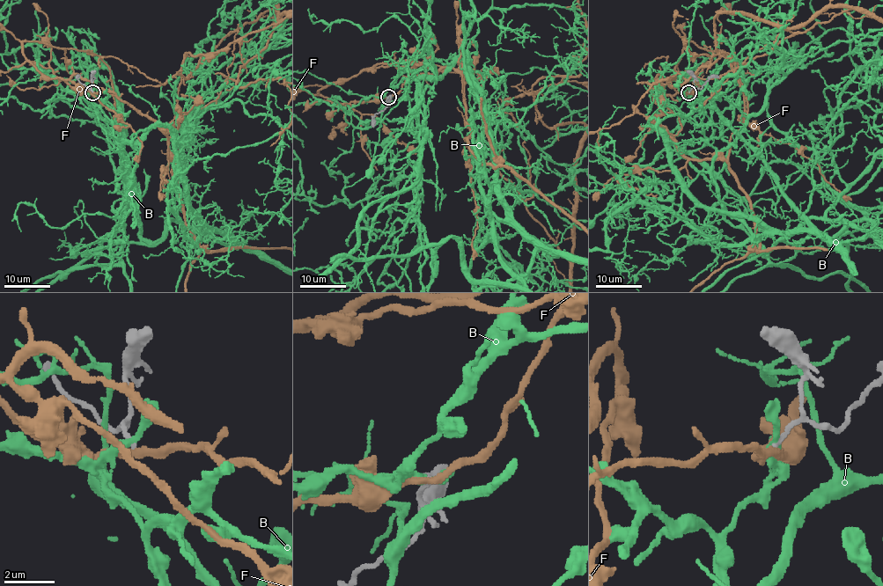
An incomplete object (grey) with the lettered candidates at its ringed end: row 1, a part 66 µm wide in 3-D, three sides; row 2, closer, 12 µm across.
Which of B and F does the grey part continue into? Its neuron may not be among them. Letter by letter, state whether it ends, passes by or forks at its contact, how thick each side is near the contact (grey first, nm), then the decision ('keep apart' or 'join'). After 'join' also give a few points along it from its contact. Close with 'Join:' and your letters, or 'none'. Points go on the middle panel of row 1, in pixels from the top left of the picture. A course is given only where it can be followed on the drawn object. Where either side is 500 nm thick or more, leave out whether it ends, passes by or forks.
B: it passes by; calibres 190 and 280 nm; keep apart
F: it passes by; calibres 170 and 280 nm; keep apart
Join: none

